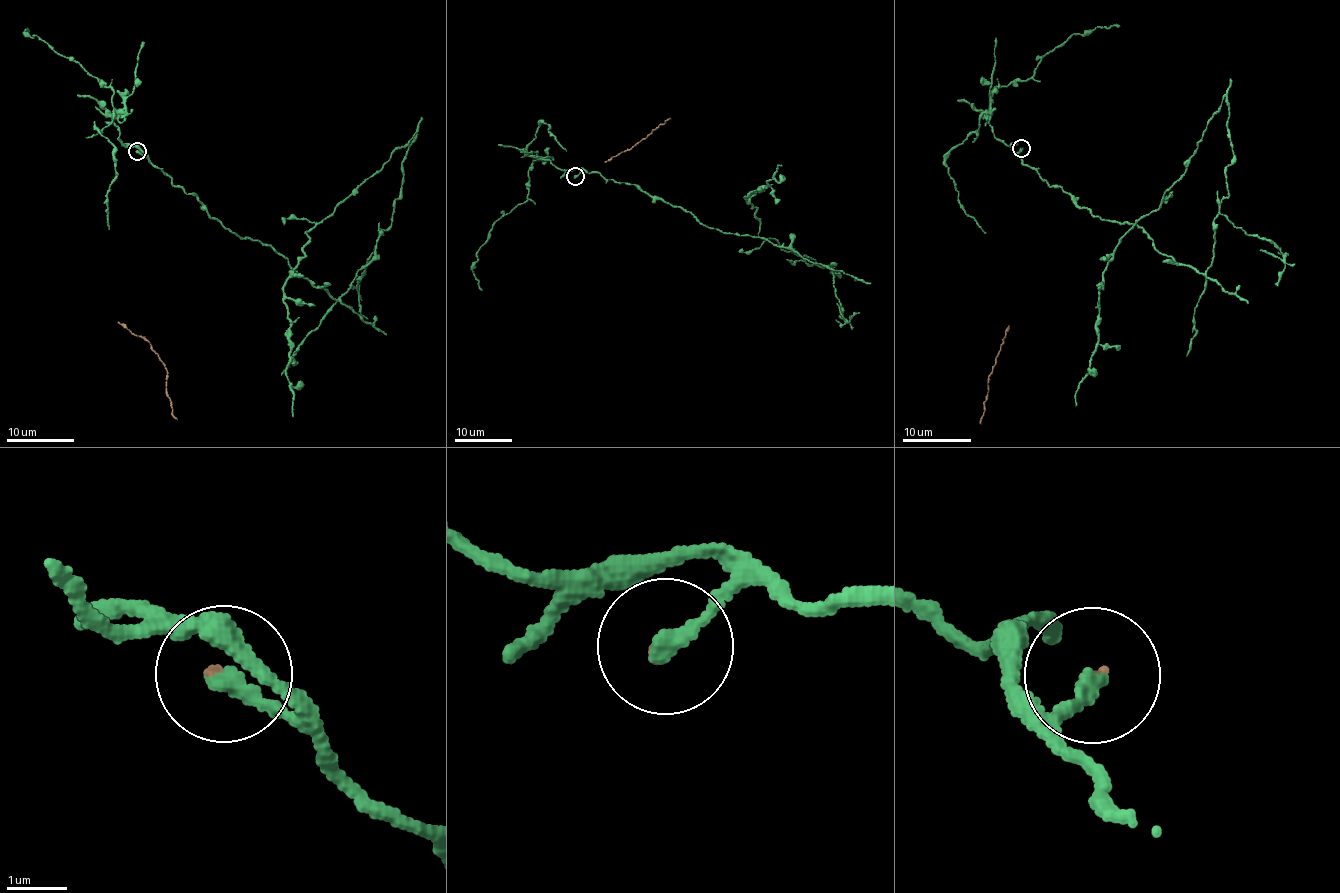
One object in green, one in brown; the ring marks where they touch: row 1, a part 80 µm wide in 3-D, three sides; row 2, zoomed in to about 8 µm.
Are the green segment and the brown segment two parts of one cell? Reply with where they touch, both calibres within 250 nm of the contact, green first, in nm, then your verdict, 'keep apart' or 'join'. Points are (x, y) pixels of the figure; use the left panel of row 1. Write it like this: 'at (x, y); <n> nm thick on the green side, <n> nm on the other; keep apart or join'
at (137, 151); 280 nm thick on the green side, 80 nm on the other; keep apart

